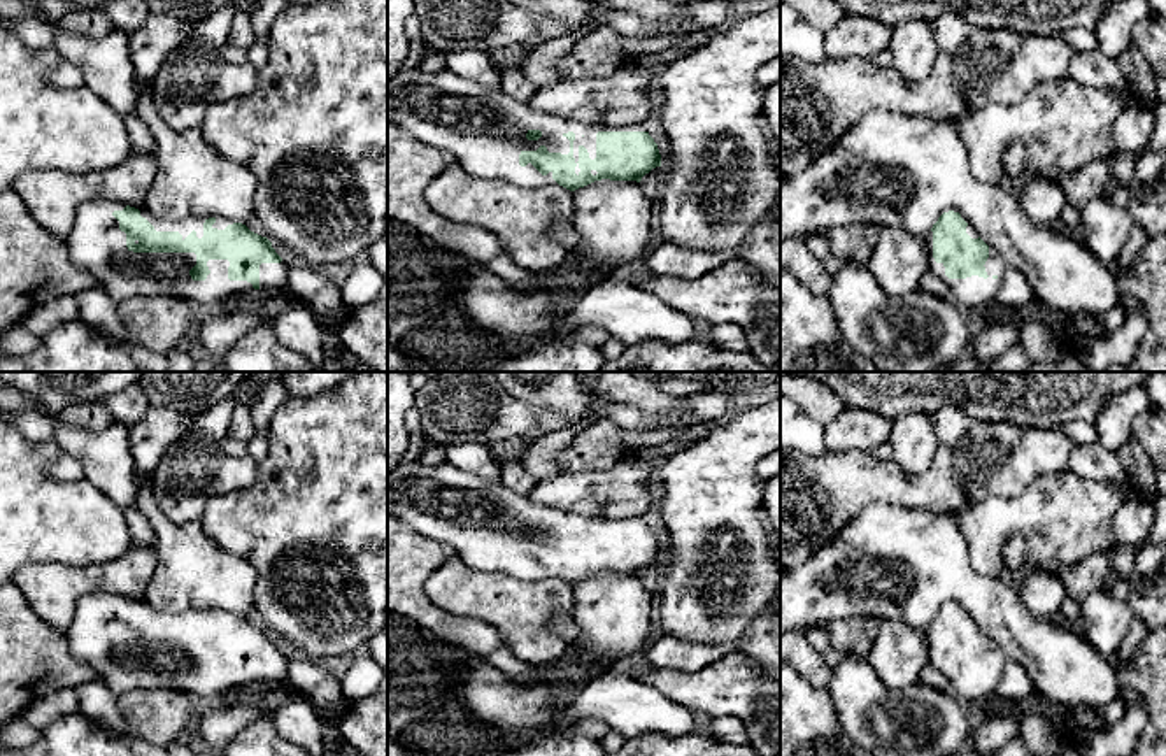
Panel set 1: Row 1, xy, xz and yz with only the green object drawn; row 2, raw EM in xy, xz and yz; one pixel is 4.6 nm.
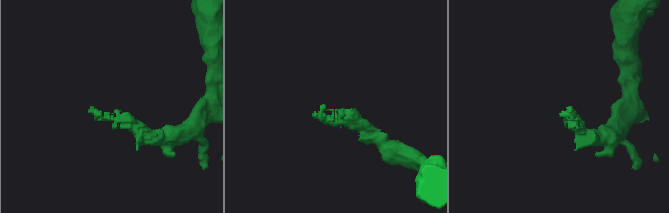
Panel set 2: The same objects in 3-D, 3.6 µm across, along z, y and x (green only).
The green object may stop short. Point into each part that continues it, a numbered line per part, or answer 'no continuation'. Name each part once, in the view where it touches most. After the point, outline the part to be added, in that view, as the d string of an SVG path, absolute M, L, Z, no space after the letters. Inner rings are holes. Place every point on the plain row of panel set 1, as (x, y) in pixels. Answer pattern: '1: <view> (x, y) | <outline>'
1: xz (484, 521) | M419 458L387 472L387 514L428 538L449 544L466 567L484 574L507 574L519 581L558 577L552 565L542 568L531 556L521 560L523 544L537 544L540 538L549 546L572 544L577 556L580 538L591 553L596 551L598 524L645 524L642 517L586 517L580 512L558 510L508 489L500 477L480 477L449 461L423 463ZM577 556L575 567L579 565Z

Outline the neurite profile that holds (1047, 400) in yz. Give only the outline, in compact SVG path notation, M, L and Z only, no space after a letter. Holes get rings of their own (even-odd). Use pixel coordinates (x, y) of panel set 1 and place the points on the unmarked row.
M780 372L826 384L843 403L873 410L889 421L908 412L933 414L952 403L977 421L1010 421L1052 430L1070 421L1096 423L1103 403L1141 384L1152 372Z

